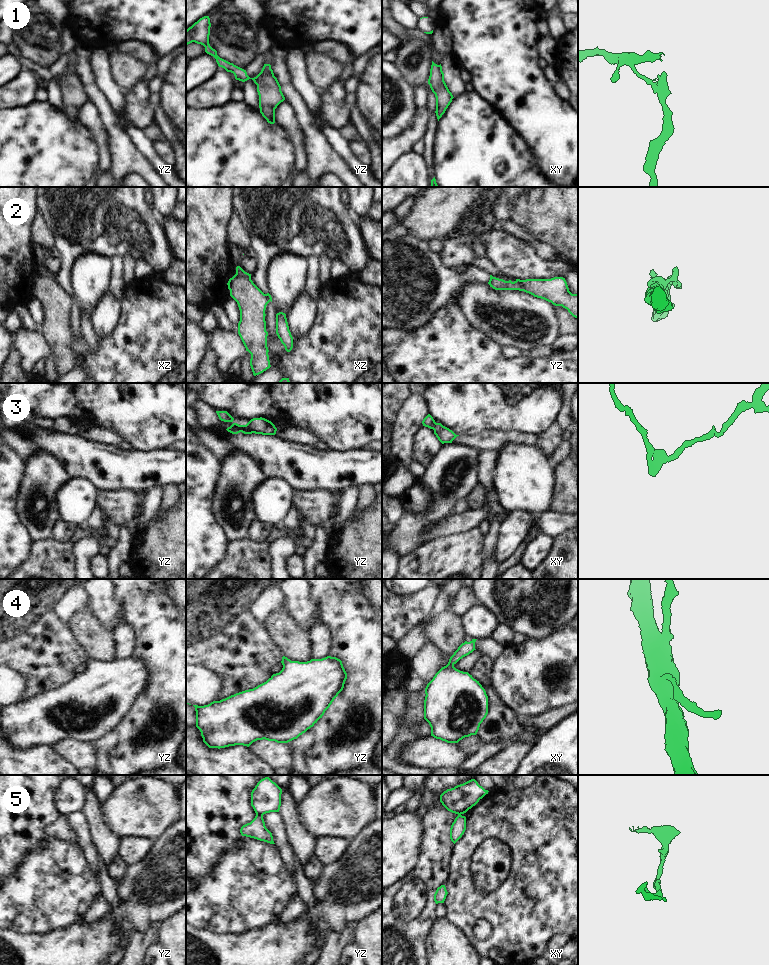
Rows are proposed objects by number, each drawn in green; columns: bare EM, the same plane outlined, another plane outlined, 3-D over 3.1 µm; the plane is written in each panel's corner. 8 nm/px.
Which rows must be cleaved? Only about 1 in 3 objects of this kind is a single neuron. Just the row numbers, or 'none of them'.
1, 2, 5

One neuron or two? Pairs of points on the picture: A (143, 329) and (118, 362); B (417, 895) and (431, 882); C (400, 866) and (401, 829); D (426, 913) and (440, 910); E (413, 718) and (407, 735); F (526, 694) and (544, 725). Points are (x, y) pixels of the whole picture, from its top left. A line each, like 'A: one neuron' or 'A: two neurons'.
A: one neuron
B: two neurons
C: one neuron
D: two neurons
E: one neuron
F: two neurons

